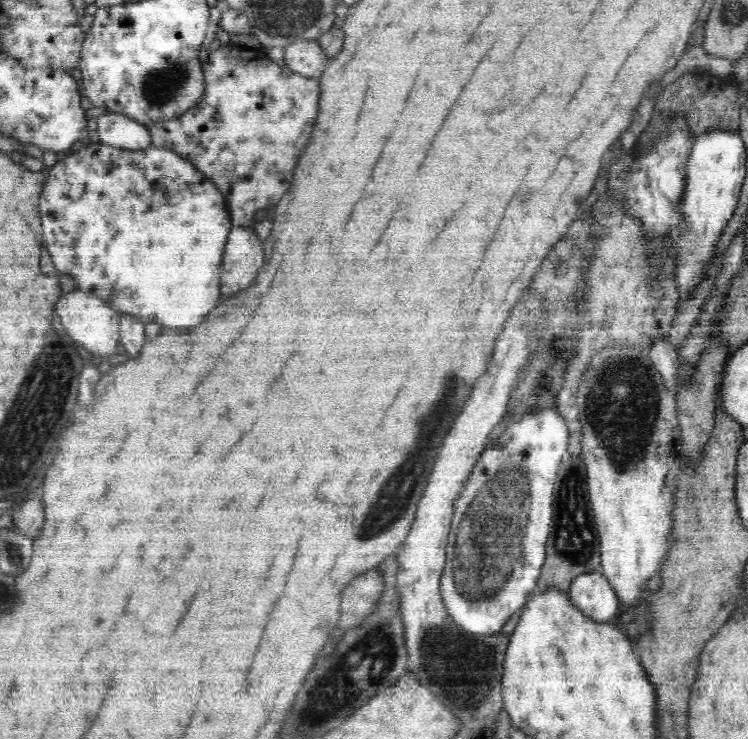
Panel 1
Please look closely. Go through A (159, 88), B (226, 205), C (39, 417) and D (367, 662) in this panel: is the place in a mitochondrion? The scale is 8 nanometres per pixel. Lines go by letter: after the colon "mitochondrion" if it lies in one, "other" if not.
A: mitochondrion
B: other
C: mitochondrion
D: mitochondrion

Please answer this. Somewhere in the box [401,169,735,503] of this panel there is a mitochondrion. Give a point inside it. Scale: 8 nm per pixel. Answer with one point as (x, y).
(621, 404)

